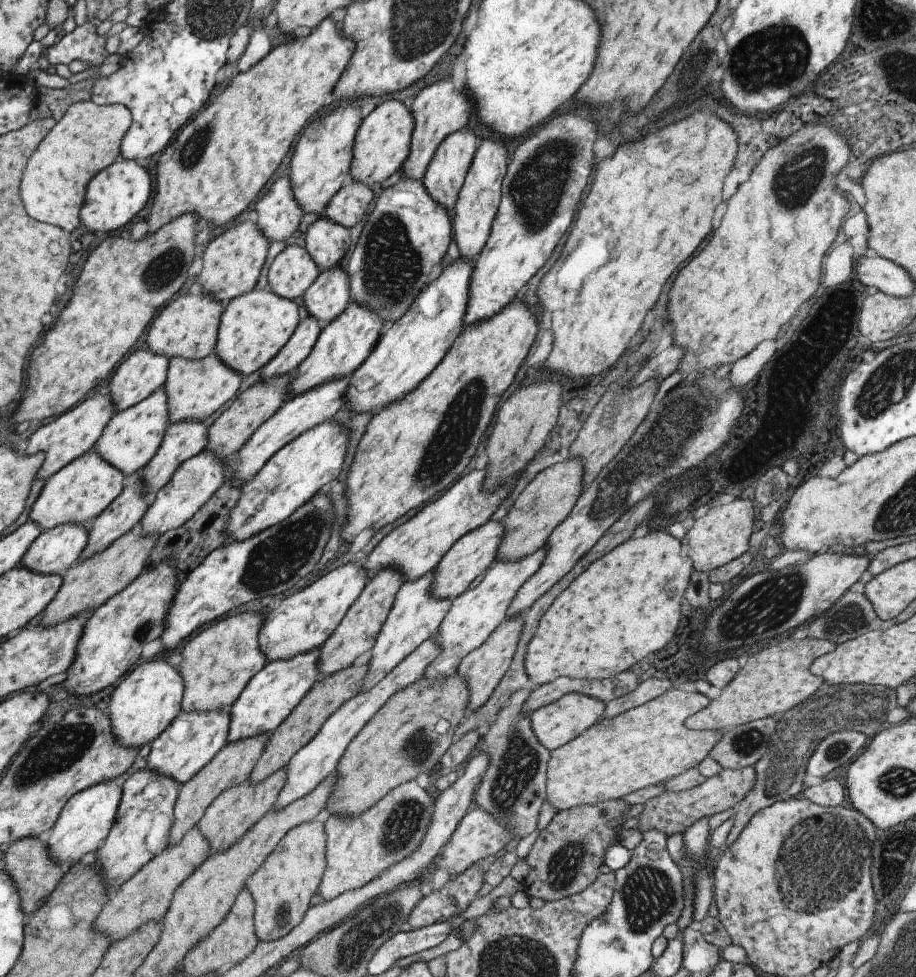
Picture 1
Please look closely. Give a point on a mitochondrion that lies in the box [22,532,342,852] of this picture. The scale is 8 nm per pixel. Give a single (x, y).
(142, 629)

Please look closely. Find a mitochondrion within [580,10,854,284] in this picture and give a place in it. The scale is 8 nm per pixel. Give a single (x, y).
(769, 59)

